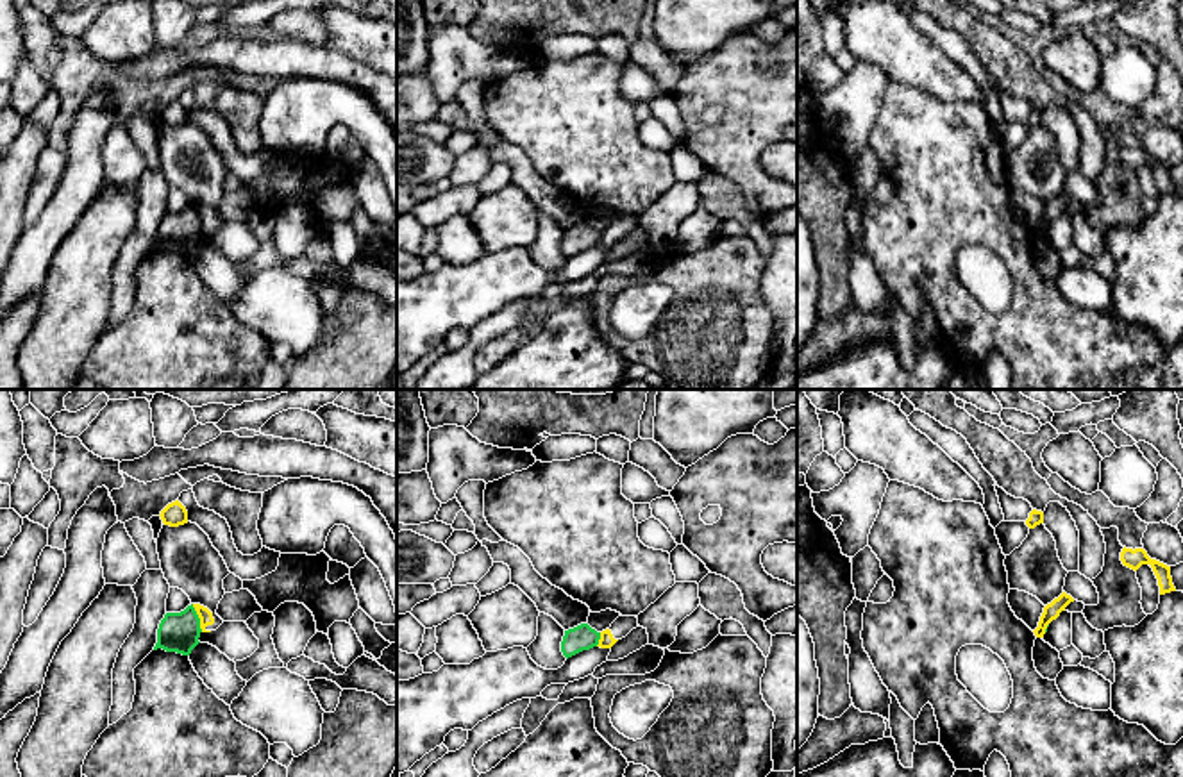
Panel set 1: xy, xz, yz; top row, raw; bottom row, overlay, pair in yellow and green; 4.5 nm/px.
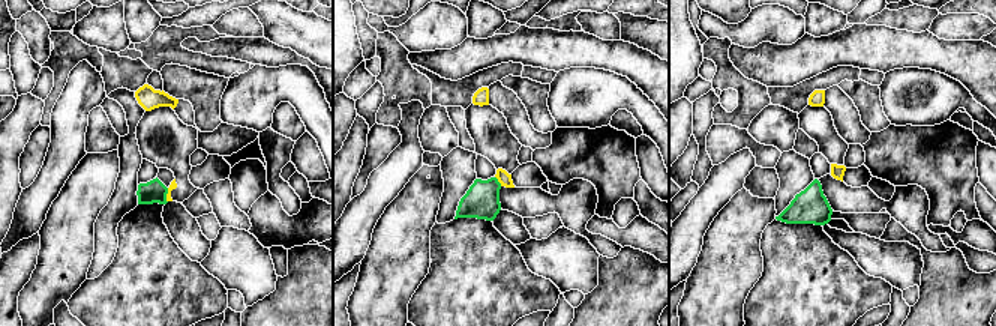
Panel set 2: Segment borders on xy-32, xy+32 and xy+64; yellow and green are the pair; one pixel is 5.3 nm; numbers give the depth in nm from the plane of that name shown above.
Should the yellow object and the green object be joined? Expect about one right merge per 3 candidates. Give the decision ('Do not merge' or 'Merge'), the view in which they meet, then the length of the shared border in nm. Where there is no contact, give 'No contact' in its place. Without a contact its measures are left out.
Do not merge. Touches yellow in xy. Shared border 140 nm

